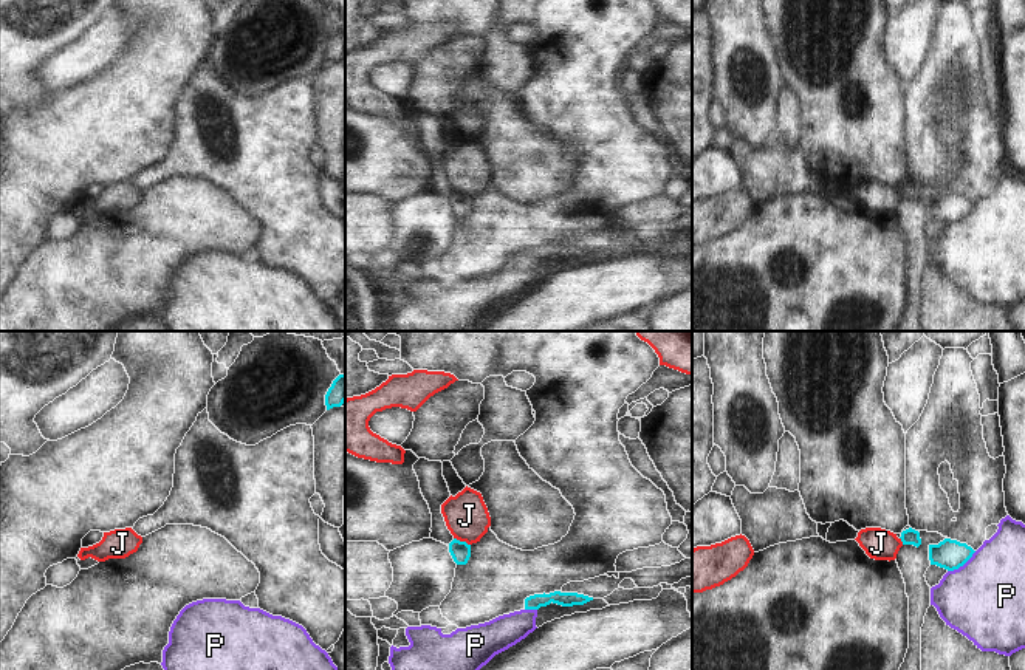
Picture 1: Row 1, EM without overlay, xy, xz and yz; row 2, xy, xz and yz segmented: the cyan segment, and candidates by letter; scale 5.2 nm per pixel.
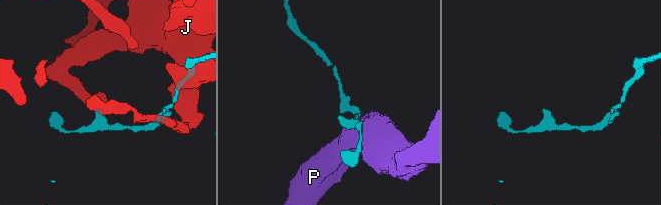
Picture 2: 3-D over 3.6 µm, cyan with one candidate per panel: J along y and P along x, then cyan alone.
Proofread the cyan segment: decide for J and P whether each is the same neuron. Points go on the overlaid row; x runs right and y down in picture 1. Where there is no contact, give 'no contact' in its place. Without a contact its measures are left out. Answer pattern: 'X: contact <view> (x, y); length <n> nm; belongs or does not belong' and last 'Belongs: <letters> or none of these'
J: contact xz (462, 542); length 100 nm; does not belong
P: contact yz (962, 565); length 190 nm; does not belong
Belongs: none of these

